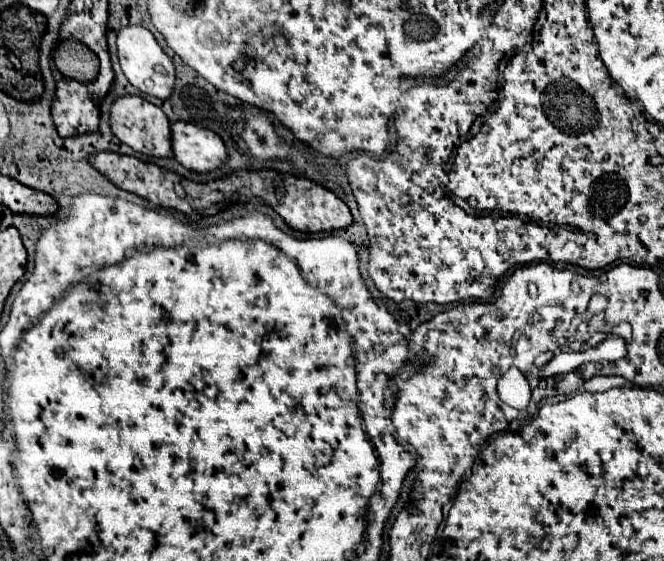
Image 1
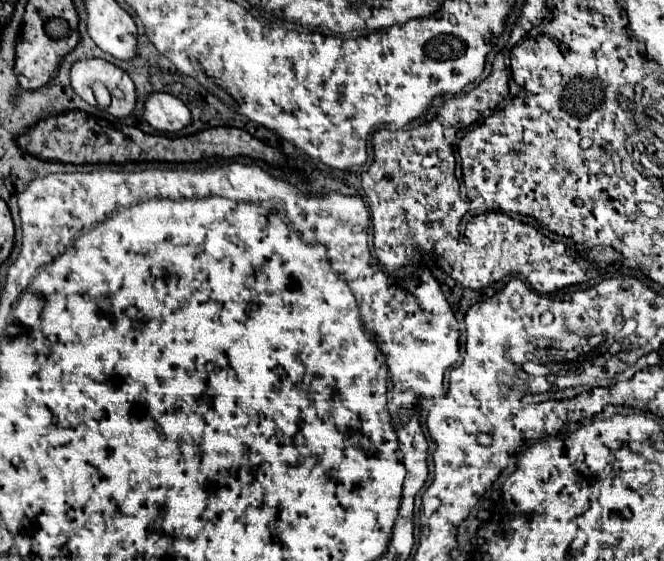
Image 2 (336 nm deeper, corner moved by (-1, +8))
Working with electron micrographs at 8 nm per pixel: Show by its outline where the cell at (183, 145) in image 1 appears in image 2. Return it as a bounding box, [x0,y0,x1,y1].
[143,92,191,132]

